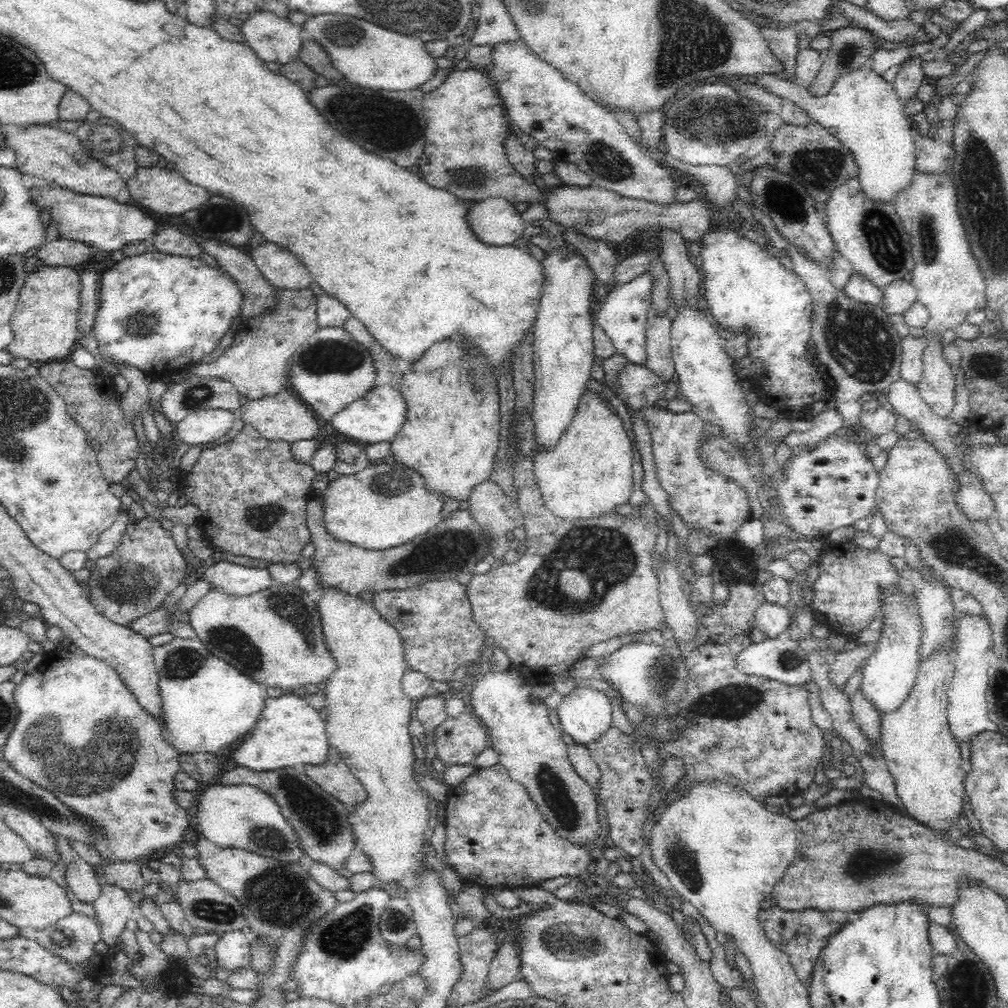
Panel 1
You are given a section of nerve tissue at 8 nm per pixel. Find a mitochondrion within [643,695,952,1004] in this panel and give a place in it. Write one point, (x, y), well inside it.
(866, 862)

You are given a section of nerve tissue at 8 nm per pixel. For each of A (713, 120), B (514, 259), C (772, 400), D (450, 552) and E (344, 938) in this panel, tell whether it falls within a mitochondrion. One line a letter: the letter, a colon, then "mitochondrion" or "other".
A: mitochondrion
B: other
C: other
D: mitochondrion
E: mitochondrion

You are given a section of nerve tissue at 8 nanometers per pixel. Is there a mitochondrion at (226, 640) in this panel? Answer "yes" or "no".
yes

